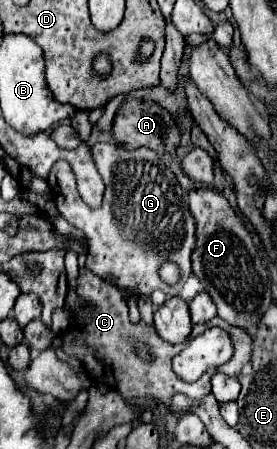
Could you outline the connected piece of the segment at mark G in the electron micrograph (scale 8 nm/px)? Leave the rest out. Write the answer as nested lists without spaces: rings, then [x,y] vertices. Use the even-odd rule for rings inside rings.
[[[102,142],[92,146],[94,162],[106,182],[104,202],[100,208],[88,208],[78,194],[72,168],[60,161],[50,170],[48,186],[62,216],[88,238],[86,266],[100,278],[116,276],[120,288],[136,288],[140,296],[150,296],[152,290],[164,288],[168,296],[178,296],[188,274],[192,272],[190,254],[194,250],[196,222],[186,204],[186,192],[164,160],[150,148],[128,152],[118,144]],[[174,262],[180,268],[180,280],[168,286],[160,280],[160,264]]]

